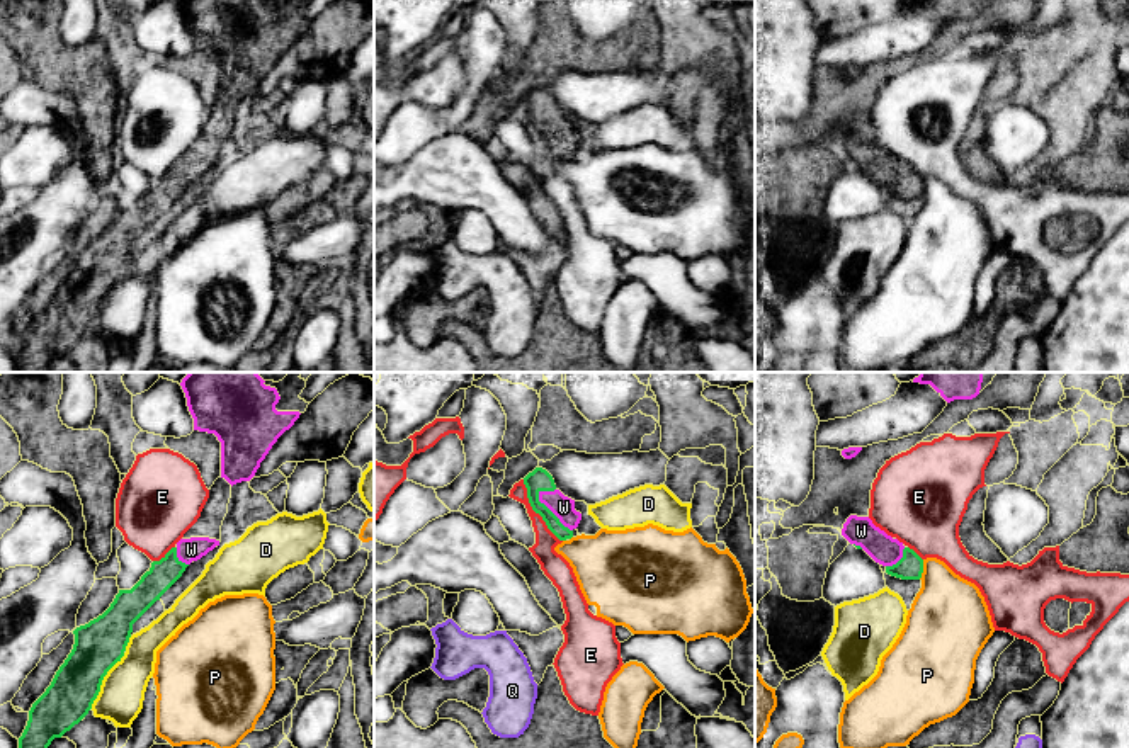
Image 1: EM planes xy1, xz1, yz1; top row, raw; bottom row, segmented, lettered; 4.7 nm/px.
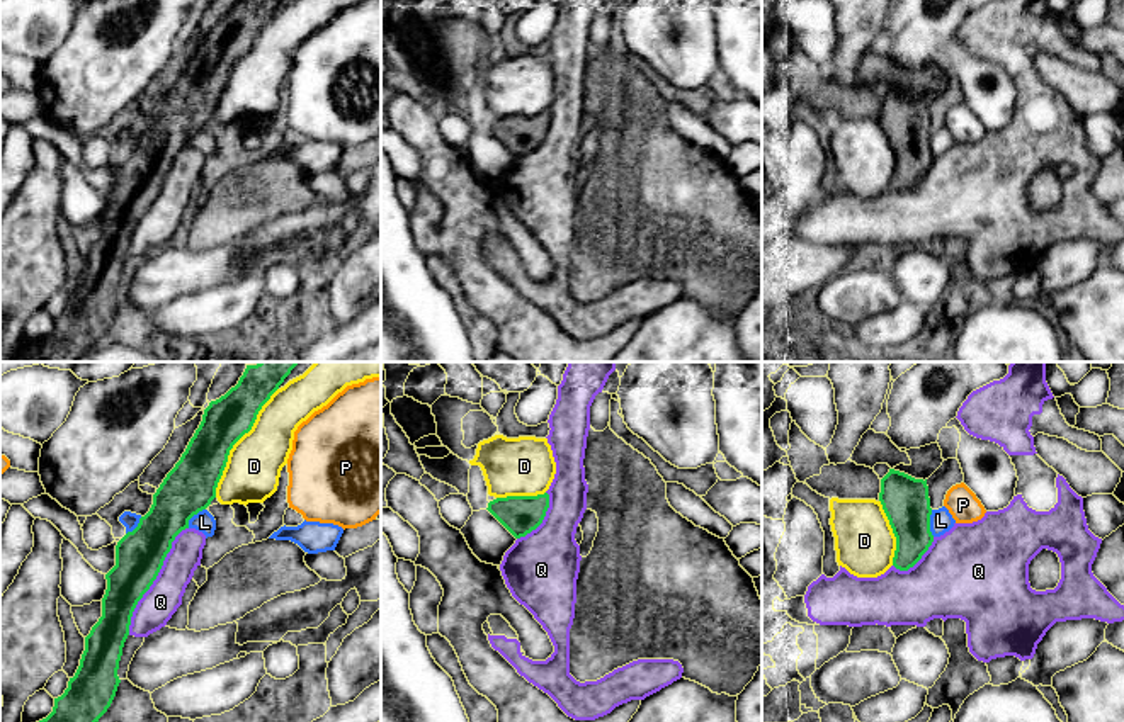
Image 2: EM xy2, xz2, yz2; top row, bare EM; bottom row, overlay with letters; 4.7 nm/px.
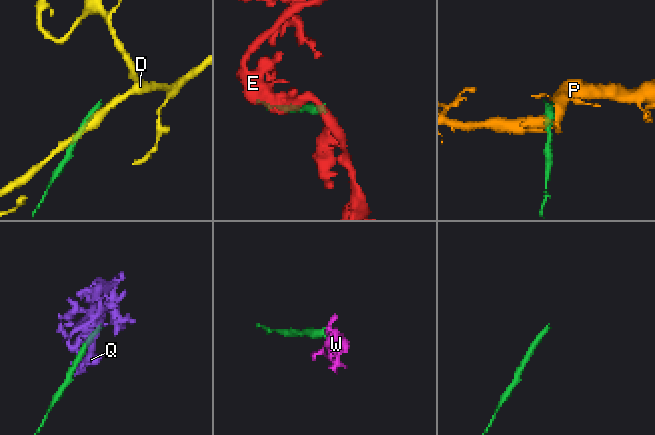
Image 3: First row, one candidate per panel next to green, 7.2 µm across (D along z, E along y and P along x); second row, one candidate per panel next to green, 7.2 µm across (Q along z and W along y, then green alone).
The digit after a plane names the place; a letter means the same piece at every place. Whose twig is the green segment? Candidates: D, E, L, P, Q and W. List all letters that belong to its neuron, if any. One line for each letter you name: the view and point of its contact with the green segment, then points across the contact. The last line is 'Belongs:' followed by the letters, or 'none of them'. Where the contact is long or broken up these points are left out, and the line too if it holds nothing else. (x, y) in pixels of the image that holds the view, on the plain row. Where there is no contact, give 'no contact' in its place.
W: meets green in xz1 at (551, 131); runs through xz1 (539, 99), (539, 119), (551, 131), (563, 126)
Belongs: W

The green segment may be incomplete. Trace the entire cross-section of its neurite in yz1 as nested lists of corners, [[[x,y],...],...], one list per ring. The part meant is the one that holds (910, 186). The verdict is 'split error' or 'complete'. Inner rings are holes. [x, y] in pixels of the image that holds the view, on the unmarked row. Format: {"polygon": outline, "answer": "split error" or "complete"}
{"polygon": [[[850,134],[842,155],[857,168],[864,168],[886,192],[901,199],[920,199],[923,178],[903,162],[876,146],[869,136]]], "answer": "split error"}

